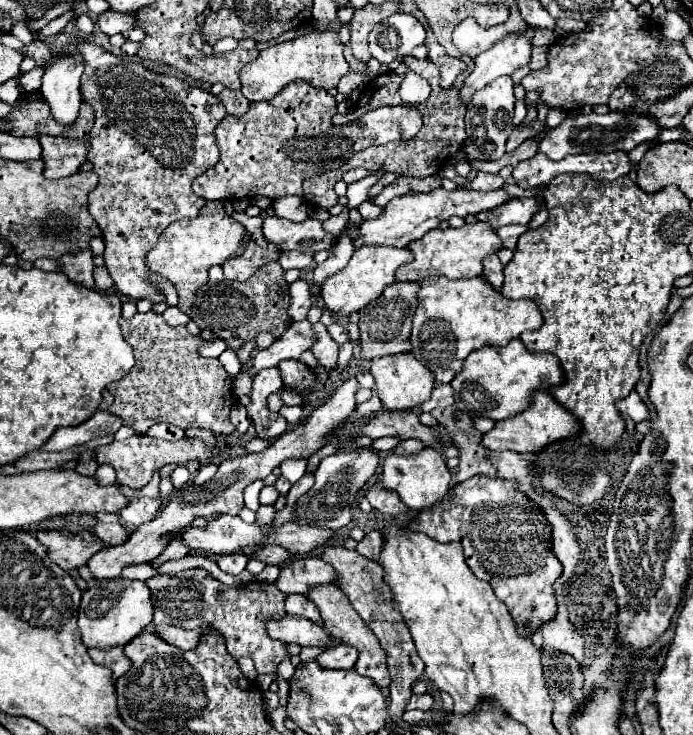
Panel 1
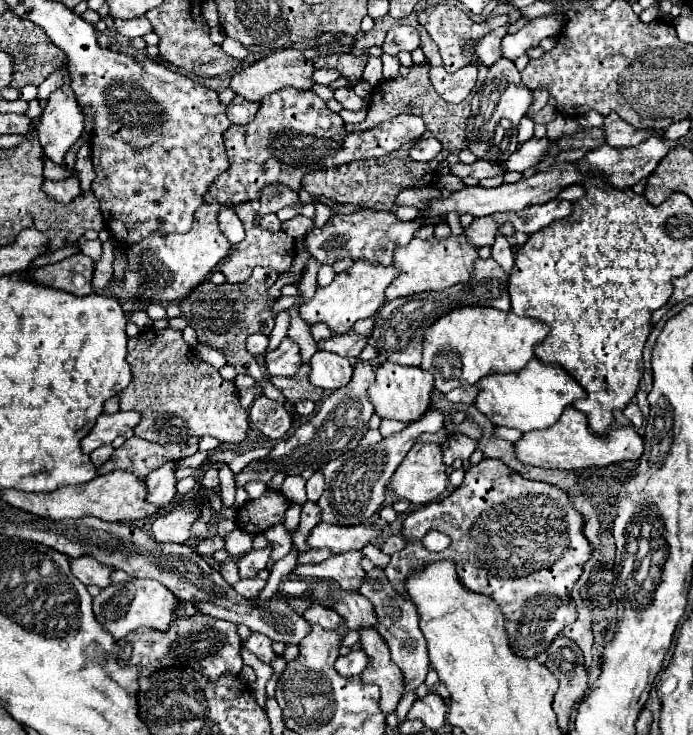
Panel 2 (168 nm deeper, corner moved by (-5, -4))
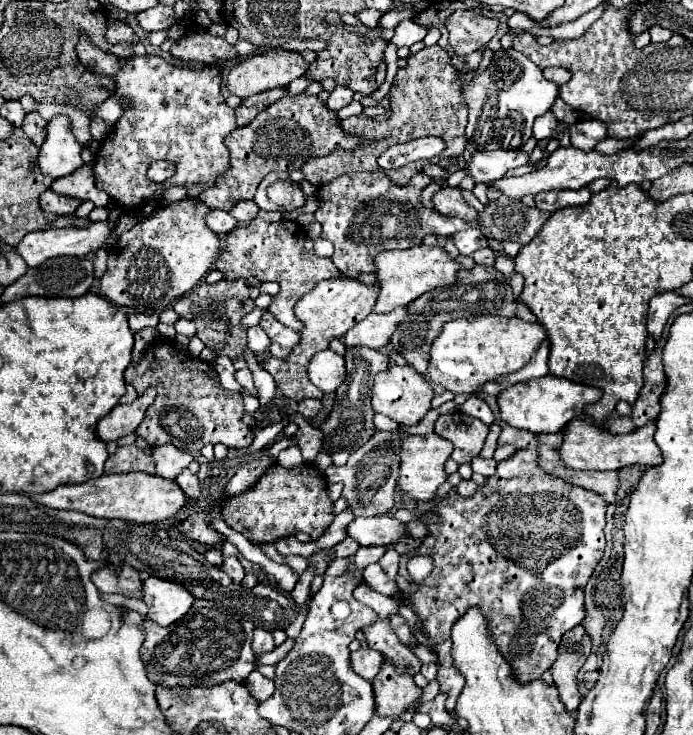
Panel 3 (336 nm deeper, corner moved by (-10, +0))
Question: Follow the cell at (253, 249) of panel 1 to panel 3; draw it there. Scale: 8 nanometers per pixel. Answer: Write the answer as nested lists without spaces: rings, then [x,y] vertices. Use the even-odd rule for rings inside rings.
[[[261,218],[235,226],[229,234],[225,234],[221,252],[215,260],[215,268],[227,280],[255,276],[259,282],[277,282],[281,290],[277,296],[273,296],[269,310],[281,324],[297,332],[301,330],[299,320],[293,314],[293,306],[297,304],[297,300],[303,294],[307,294],[311,288],[315,288],[317,282],[341,276],[341,272],[335,268],[331,258],[319,258],[315,254],[313,240],[305,234],[305,230],[299,224],[291,220],[265,222]]]

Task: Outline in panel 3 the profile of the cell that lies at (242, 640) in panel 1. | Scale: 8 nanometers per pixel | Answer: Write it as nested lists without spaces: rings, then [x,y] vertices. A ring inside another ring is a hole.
[[[255,628],[251,646],[253,652],[257,654],[257,656],[275,650],[275,642],[273,642],[271,632],[267,632],[267,630],[264,630],[263,628]]]

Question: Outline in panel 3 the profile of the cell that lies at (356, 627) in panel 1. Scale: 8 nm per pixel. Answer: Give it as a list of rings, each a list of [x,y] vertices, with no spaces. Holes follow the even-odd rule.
[[[389,660],[383,662],[379,676],[373,680],[373,692],[375,714],[387,718],[399,718],[421,698],[421,688],[415,686],[413,678],[399,674]]]

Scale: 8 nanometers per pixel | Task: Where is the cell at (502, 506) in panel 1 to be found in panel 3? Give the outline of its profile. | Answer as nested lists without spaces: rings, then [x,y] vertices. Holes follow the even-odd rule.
[[[537,448],[519,450],[511,458],[497,464],[497,474],[491,476],[473,498],[463,498],[457,494],[441,498],[441,502],[433,508],[433,512],[441,516],[441,522],[429,526],[431,534],[413,554],[401,556],[399,574],[407,580],[407,560],[411,556],[425,554],[431,556],[435,564],[429,578],[419,582],[417,590],[409,596],[409,600],[403,602],[411,604],[415,614],[423,620],[427,636],[433,638],[433,650],[439,662],[437,682],[441,692],[447,694],[447,710],[455,708],[455,700],[465,684],[465,678],[455,668],[451,656],[451,626],[469,610],[469,606],[477,606],[489,620],[493,642],[503,658],[511,664],[513,676],[519,680],[519,684],[539,680],[541,674],[555,664],[561,636],[579,626],[585,618],[583,586],[591,578],[605,550],[605,502],[595,492],[571,486],[553,474],[541,472],[537,458]]]

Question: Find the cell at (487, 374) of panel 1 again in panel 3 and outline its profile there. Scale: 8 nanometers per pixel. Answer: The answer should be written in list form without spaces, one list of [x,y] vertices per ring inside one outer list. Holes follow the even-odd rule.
[[[547,374],[543,378],[533,378],[529,382],[515,384],[503,390],[497,396],[497,402],[501,408],[501,420],[511,424],[513,428],[529,430],[533,434],[555,434],[575,418],[585,420],[585,406],[595,404],[601,396],[603,396],[603,390],[595,386],[583,386],[583,384]]]

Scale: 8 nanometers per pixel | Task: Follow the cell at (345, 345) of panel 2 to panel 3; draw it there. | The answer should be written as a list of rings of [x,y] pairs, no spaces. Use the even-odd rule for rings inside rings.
[[[399,306],[389,314],[369,314],[365,320],[355,324],[347,336],[345,346],[367,346],[367,348],[383,348],[389,344],[395,328],[409,316],[407,306]]]

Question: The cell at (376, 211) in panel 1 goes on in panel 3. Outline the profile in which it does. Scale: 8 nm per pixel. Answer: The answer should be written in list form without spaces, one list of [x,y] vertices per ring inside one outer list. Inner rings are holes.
[[[431,182],[431,184],[421,192],[421,202],[423,202],[427,208],[433,208],[433,196],[435,196],[435,192],[439,192],[439,188],[441,188],[441,184]]]

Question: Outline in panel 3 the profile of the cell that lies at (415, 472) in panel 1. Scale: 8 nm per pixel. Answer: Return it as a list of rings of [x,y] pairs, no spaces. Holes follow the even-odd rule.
[[[376,413],[373,416],[375,428],[377,430],[389,430],[389,432],[399,432],[399,438],[403,438],[401,444],[401,472],[399,472],[399,486],[403,492],[407,492],[415,500],[433,500],[437,488],[447,480],[445,476],[445,462],[453,452],[453,444],[449,440],[443,440],[437,434],[427,434],[427,436],[413,436],[407,432],[401,432],[399,426],[391,418]]]

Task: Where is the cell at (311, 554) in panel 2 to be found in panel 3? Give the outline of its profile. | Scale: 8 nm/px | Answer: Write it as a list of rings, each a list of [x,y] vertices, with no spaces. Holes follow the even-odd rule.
[[[345,538],[343,542],[339,542],[335,546],[335,556],[337,558],[351,558],[359,548],[359,542],[357,540],[351,540],[351,538]]]

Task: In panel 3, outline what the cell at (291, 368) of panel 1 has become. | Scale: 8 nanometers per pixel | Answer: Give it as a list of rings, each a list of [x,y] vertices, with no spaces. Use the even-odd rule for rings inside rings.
[[[263,314],[261,316],[261,328],[267,332],[267,336],[271,338],[271,346],[269,346],[269,352],[275,356],[275,358],[287,358],[289,352],[299,344],[299,332],[279,324],[275,320],[273,314]]]

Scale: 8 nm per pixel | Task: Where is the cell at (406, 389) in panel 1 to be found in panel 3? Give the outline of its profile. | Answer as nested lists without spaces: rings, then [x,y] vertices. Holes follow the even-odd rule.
[[[391,366],[375,376],[371,406],[375,412],[385,414],[399,424],[413,426],[431,410],[431,398],[433,398],[433,390],[419,372],[415,372],[411,366]]]

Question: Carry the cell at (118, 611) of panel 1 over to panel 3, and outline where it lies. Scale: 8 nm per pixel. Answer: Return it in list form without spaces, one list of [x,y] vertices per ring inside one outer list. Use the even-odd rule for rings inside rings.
[[[149,576],[143,582],[143,602],[149,606],[146,619],[159,626],[169,626],[175,620],[181,620],[189,612],[193,600],[191,592],[181,584],[157,576]]]

